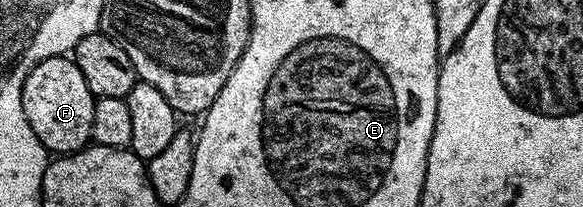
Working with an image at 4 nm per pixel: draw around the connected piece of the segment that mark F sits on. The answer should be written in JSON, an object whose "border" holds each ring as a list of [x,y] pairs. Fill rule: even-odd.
{"border":[[[54,55],[40,63],[31,70],[29,77],[25,77],[25,83],[21,89],[21,105],[25,109],[25,117],[37,133],[41,145],[48,152],[59,155],[69,155],[72,151],[81,151],[92,142],[91,126],[95,120],[94,93],[85,85],[85,77],[81,77],[81,69],[77,69],[74,58]]]}

